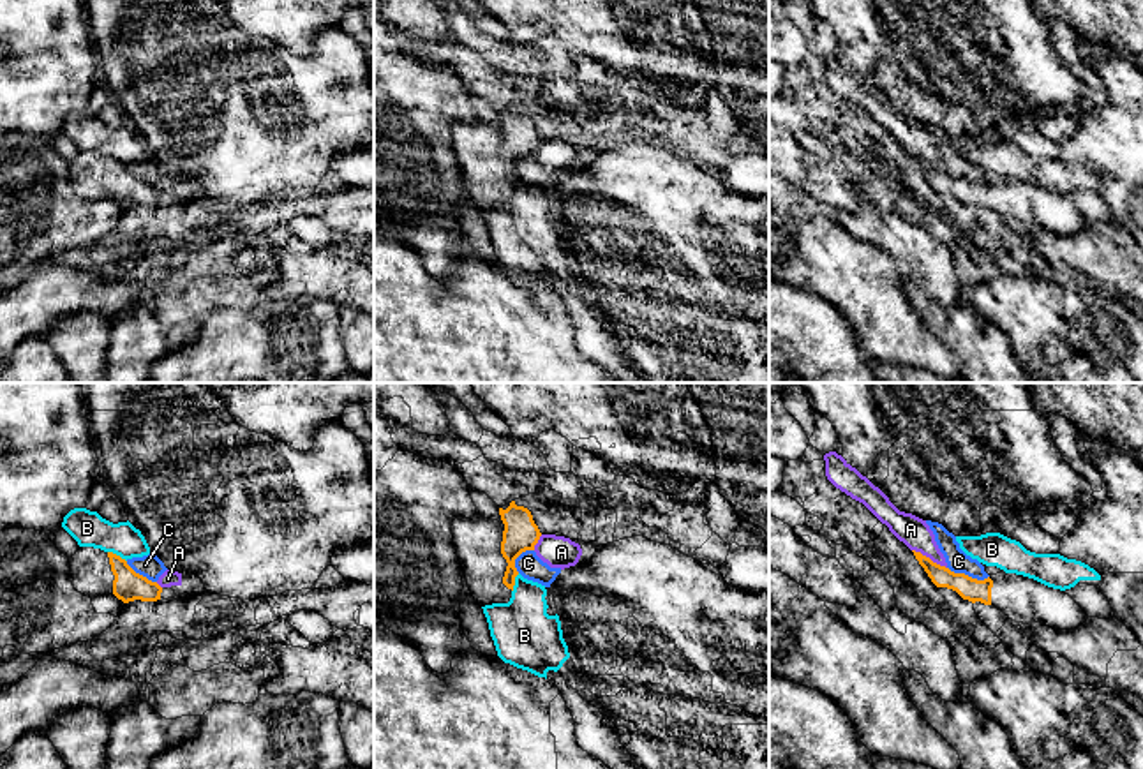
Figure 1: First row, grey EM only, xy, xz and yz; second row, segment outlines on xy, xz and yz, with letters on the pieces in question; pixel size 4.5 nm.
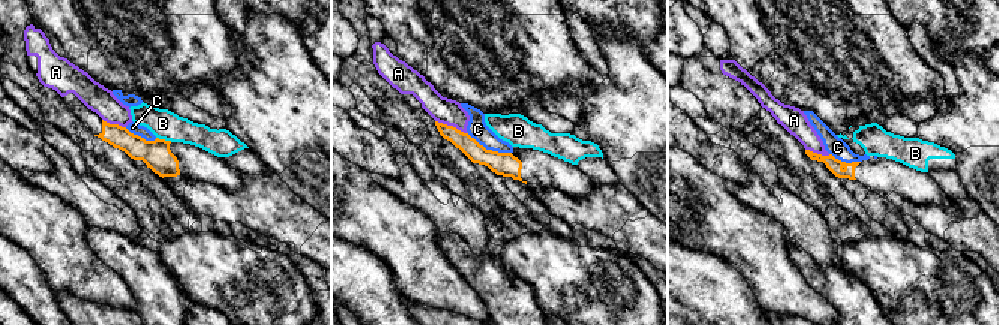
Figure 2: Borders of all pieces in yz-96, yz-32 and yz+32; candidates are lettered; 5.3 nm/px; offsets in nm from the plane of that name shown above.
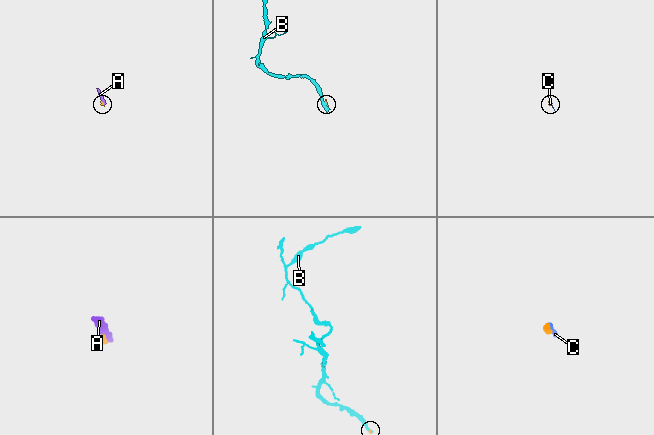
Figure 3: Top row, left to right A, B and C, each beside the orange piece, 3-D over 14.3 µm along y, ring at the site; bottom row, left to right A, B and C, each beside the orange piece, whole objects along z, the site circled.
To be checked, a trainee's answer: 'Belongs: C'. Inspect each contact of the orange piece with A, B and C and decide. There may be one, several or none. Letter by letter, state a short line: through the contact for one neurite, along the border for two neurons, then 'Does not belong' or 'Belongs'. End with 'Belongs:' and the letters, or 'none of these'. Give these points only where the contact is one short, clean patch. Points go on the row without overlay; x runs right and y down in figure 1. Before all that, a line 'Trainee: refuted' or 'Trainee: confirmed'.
Trainee: refuted
A: Does not belong
B: Line: xy (108, 156), (126, 166). Does not belong
C: Does not belong
Belongs: none of these

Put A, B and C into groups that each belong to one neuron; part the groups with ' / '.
A C / B

